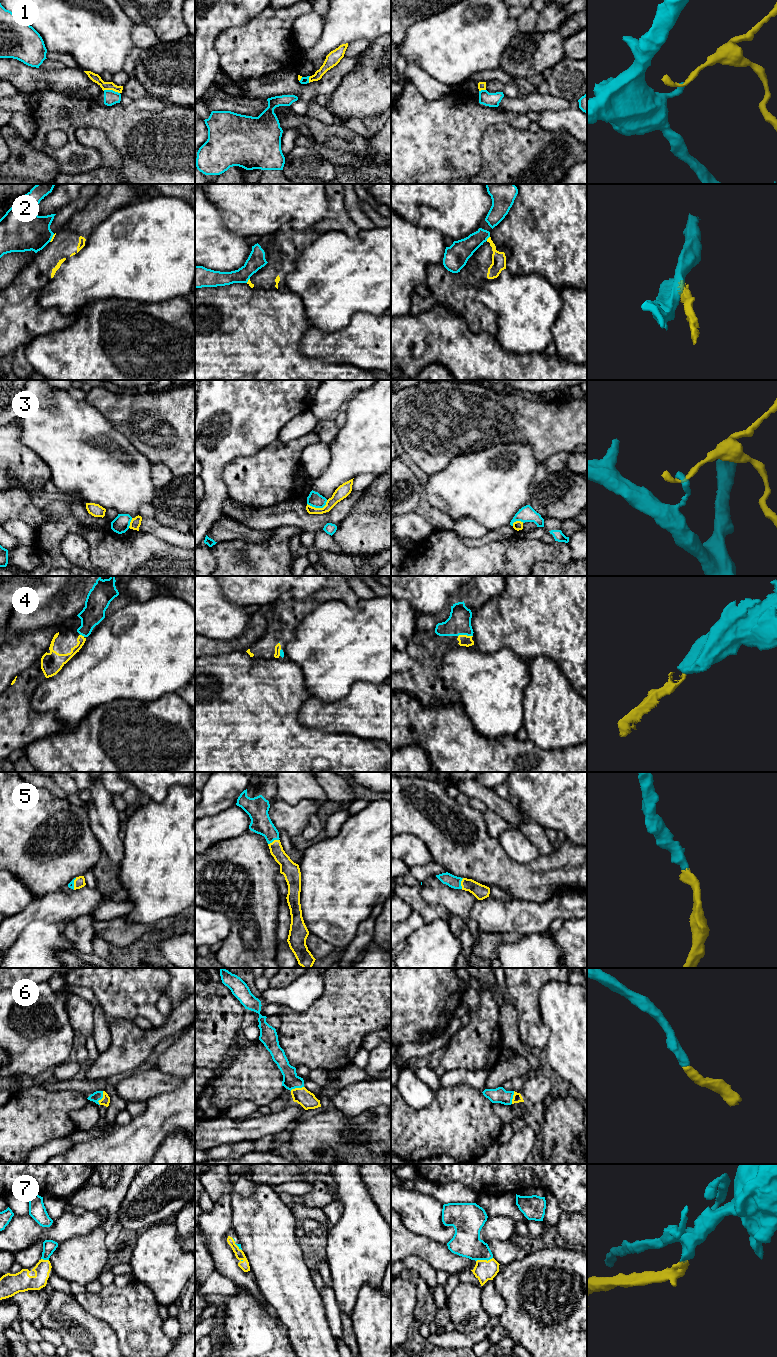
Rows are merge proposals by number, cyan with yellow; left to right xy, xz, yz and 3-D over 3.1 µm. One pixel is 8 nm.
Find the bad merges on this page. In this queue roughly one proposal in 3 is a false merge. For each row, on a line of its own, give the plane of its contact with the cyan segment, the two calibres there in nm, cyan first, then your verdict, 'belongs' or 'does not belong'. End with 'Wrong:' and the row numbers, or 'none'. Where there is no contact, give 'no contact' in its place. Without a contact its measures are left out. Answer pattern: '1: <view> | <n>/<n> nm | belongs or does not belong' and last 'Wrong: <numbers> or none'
1: xy | 120/70 nm | does not belong
2: yz | 170/110 nm | does not belong
3: xz | 120/100 nm | does not belong
4: yz | 190/90 nm | belongs
5: xz | 160/130 nm | belongs
6: xy | 80/70 nm | belongs
7: yz | 240/170 nm | belongs
Wrong: 1, 2, 3

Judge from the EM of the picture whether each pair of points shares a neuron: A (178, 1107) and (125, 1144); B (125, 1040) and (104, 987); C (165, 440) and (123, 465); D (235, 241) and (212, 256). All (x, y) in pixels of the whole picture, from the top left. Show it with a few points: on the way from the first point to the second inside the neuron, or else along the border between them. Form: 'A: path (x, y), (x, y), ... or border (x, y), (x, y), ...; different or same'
A: path (165, 1114), (138, 1140); same
B: border (131, 1020), (115, 1019), (108, 1025); different
C: border (126, 437), (151, 463); different
D: path (229, 247), (226, 250), (218, 250); same

